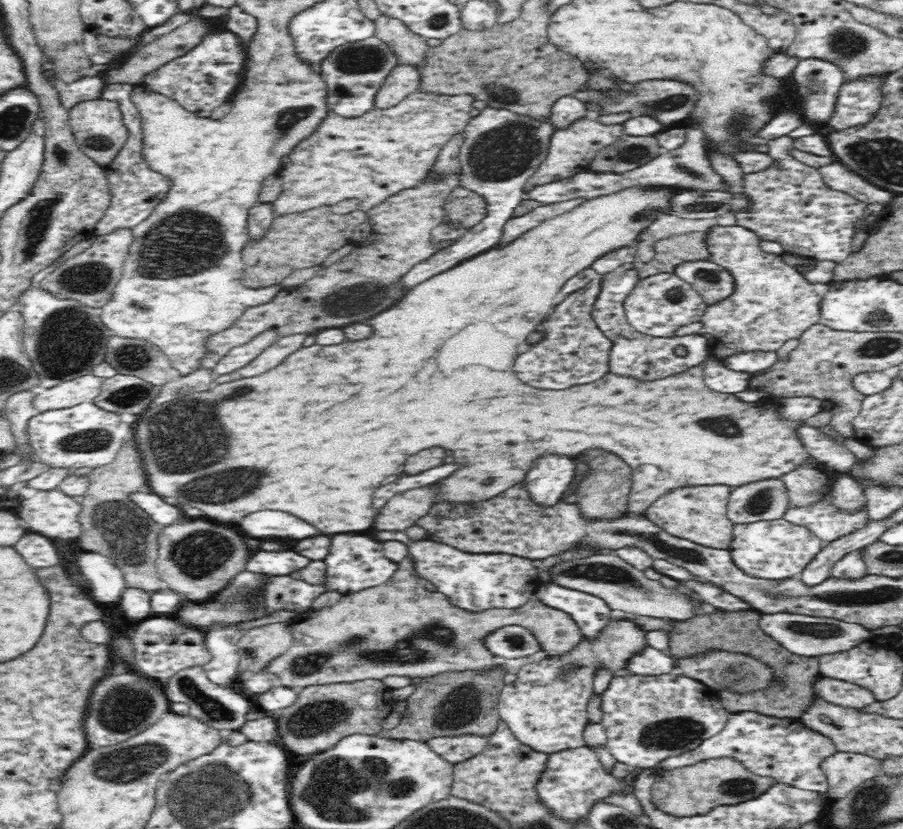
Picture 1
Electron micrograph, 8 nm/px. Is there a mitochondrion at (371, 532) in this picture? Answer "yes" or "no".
no

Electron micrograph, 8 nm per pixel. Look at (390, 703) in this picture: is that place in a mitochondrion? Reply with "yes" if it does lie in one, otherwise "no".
no

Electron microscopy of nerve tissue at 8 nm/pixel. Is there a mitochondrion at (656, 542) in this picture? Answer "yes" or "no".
yes

